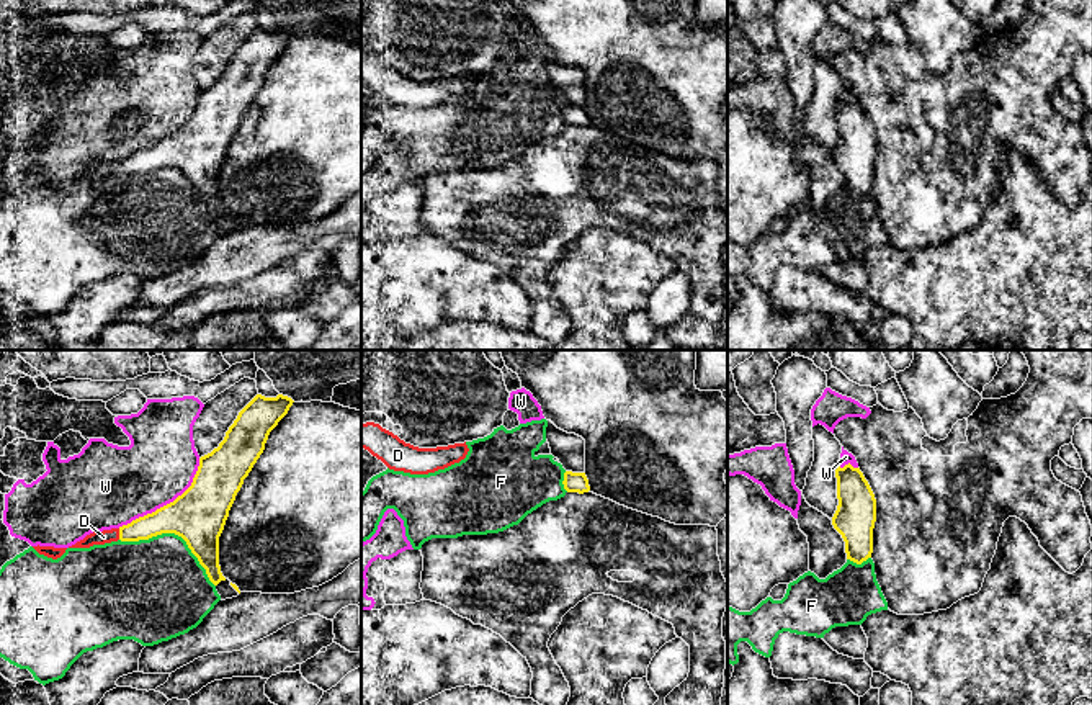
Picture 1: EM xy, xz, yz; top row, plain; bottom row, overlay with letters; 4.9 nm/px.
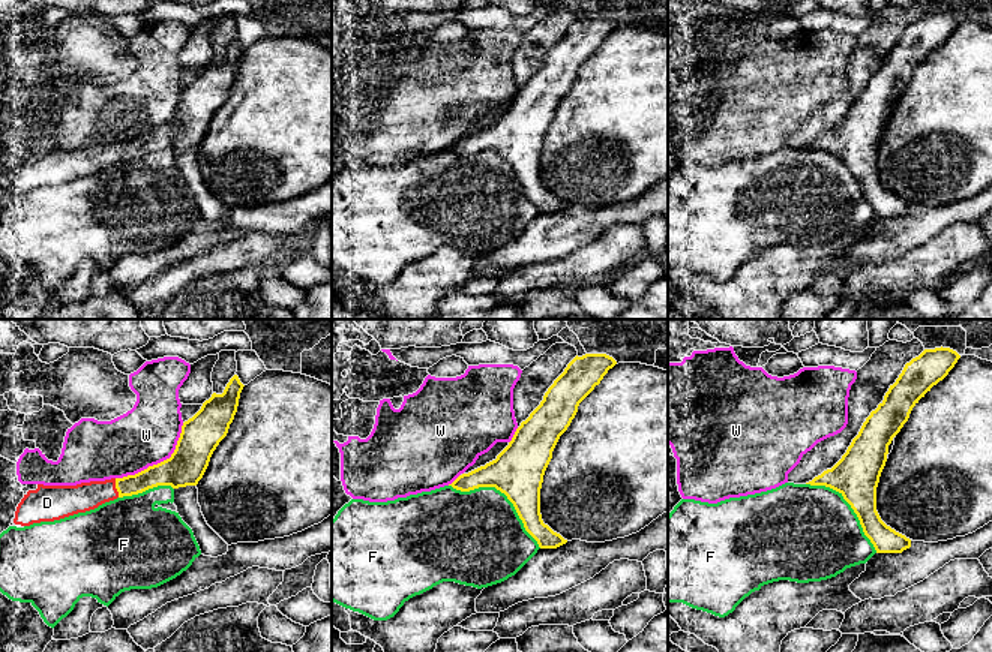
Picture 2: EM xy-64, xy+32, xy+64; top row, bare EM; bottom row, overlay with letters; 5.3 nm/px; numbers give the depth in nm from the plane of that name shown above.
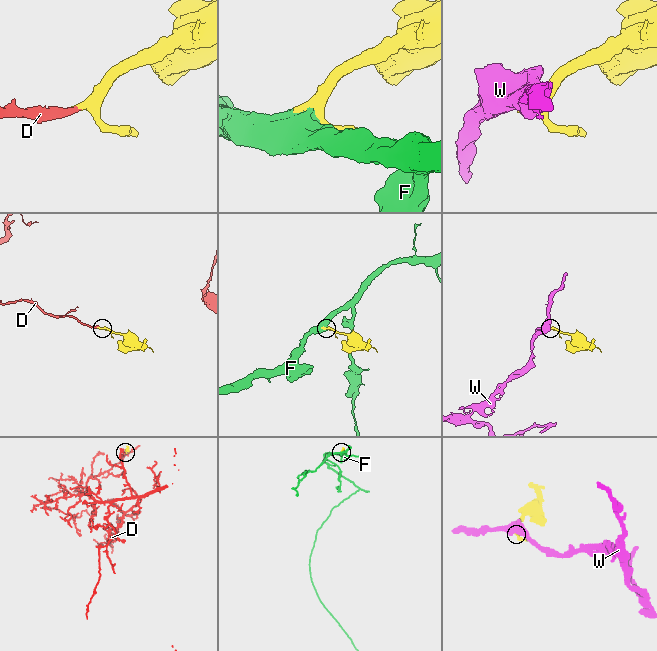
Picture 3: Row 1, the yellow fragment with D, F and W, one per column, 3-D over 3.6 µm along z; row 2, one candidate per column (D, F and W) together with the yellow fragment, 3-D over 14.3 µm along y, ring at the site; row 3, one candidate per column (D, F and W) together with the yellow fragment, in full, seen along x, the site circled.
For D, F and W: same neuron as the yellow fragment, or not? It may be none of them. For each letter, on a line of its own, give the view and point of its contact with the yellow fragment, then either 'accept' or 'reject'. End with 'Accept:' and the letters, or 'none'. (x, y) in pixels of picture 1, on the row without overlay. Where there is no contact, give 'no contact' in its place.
D: xy (120, 167) | accept
F: xy (175, 167) | reject
W: xy (167, 138) | reject
Accept: D

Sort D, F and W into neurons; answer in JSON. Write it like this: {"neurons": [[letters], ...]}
{"neurons": [["D"], ["F"], ["W"]]}

